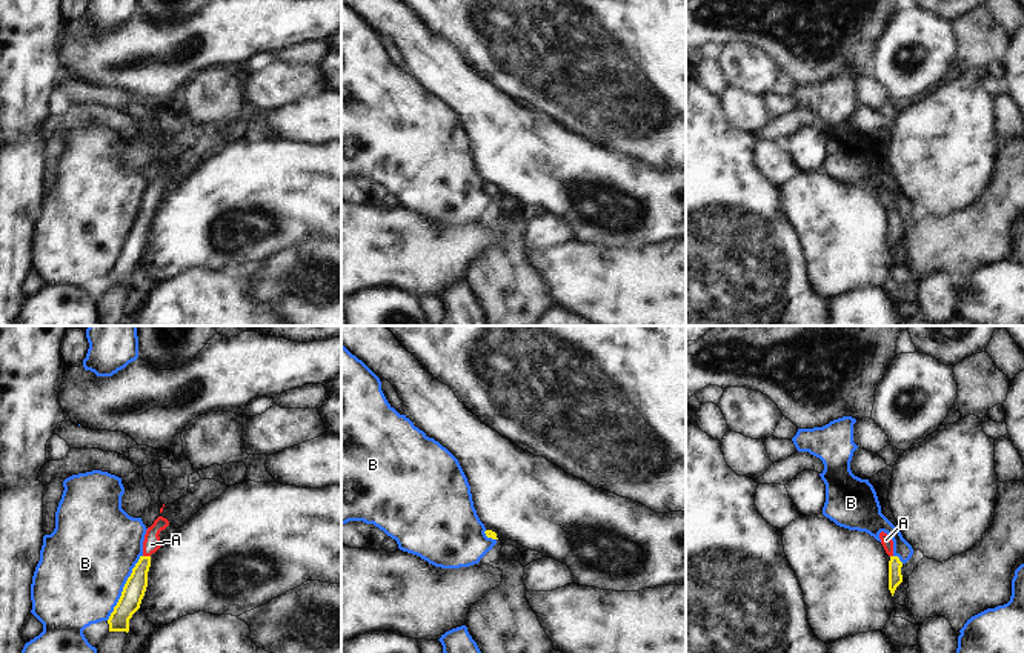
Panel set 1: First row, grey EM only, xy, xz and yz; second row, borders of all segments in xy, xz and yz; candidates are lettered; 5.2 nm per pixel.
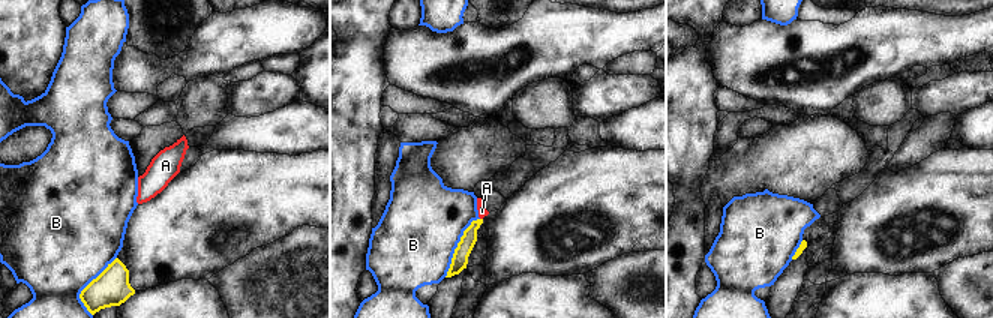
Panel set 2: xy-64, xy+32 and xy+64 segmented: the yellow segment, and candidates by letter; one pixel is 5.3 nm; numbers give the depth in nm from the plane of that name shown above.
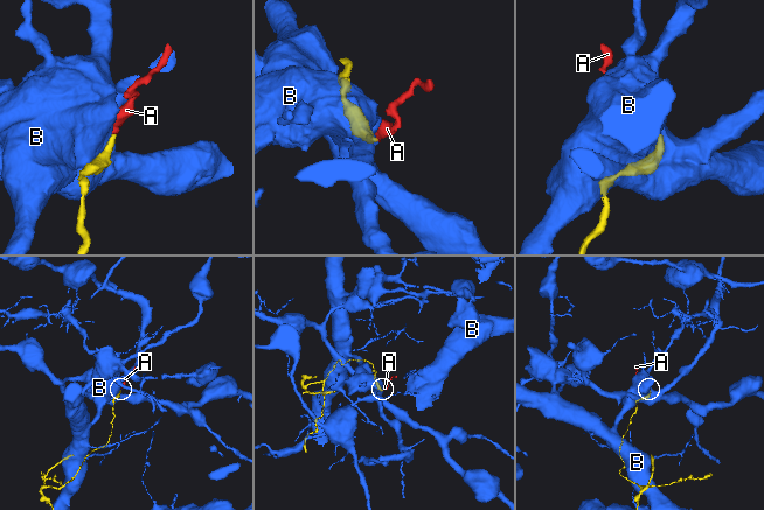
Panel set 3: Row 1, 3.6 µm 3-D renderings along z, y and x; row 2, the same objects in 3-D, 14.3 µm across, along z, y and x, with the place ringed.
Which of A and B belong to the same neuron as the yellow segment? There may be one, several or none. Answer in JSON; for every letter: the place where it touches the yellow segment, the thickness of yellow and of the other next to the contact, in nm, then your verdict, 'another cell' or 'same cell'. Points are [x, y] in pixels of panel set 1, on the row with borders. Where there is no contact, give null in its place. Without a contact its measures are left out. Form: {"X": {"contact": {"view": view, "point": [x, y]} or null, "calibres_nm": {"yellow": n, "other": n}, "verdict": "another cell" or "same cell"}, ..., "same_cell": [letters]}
{"A": {"contact": {"view": "xy", "point": [146, 556]}, "calibres_nm": {"yellow": 120, "other": 90}, "verdict": "same cell"}, "B": {"contact": {"view": "xy", "point": [123, 587]}, "calibres_nm": {"yellow": 120, "other": 480}, "verdict": "another cell"}, "same_cell": ["A"]}

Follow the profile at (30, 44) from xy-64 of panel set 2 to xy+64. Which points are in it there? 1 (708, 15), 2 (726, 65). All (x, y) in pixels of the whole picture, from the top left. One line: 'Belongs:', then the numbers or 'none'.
Belongs: 1

